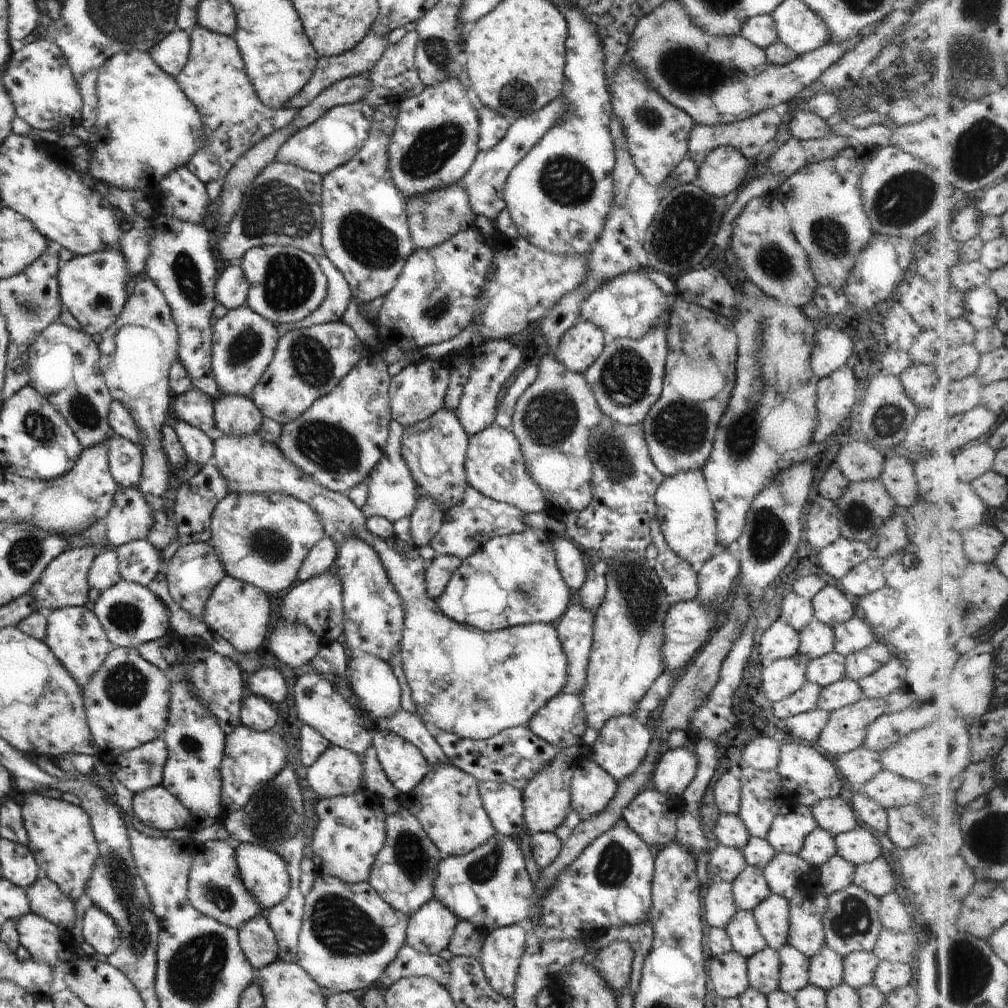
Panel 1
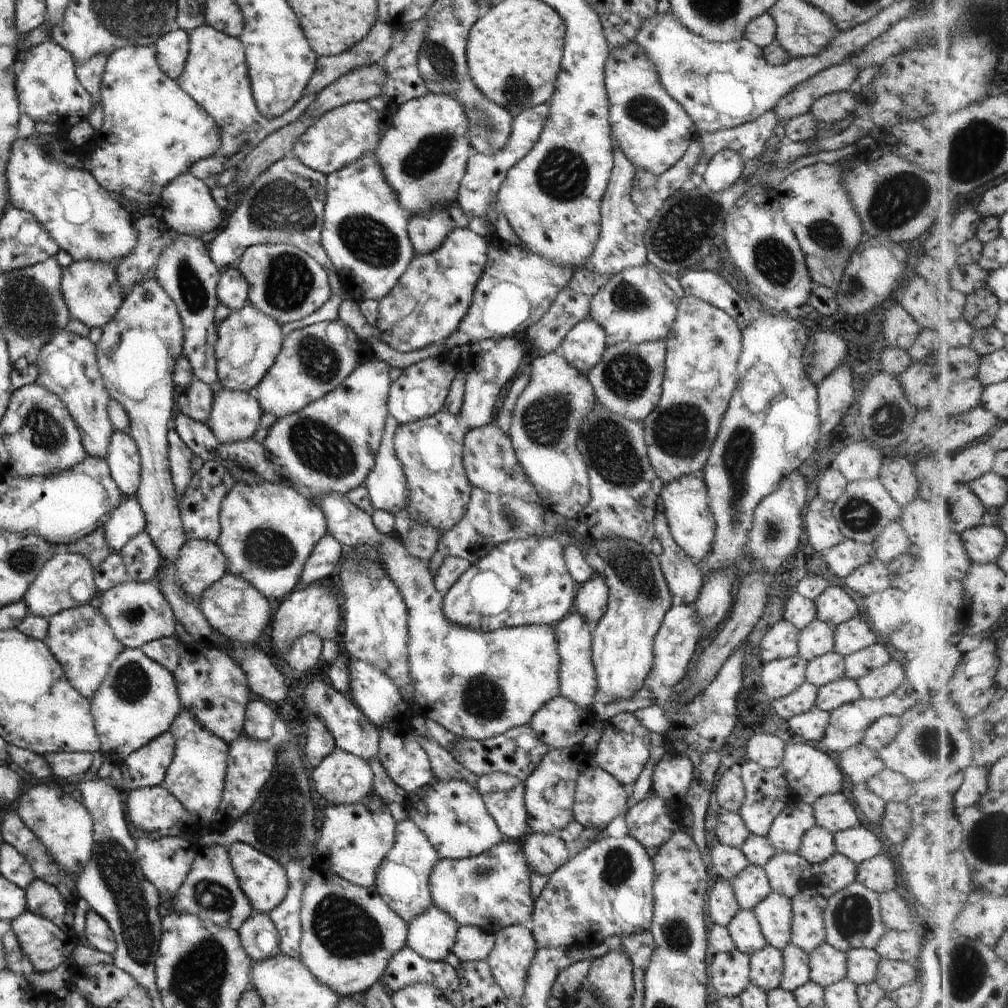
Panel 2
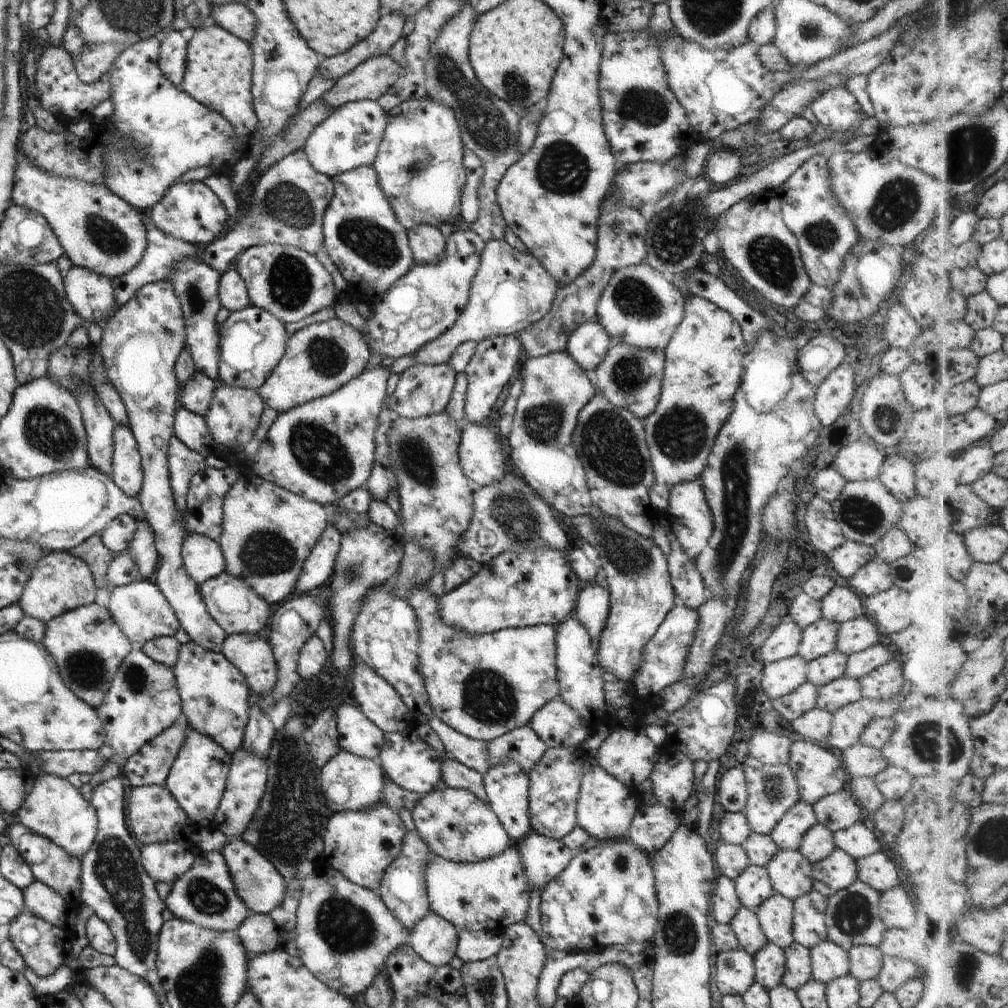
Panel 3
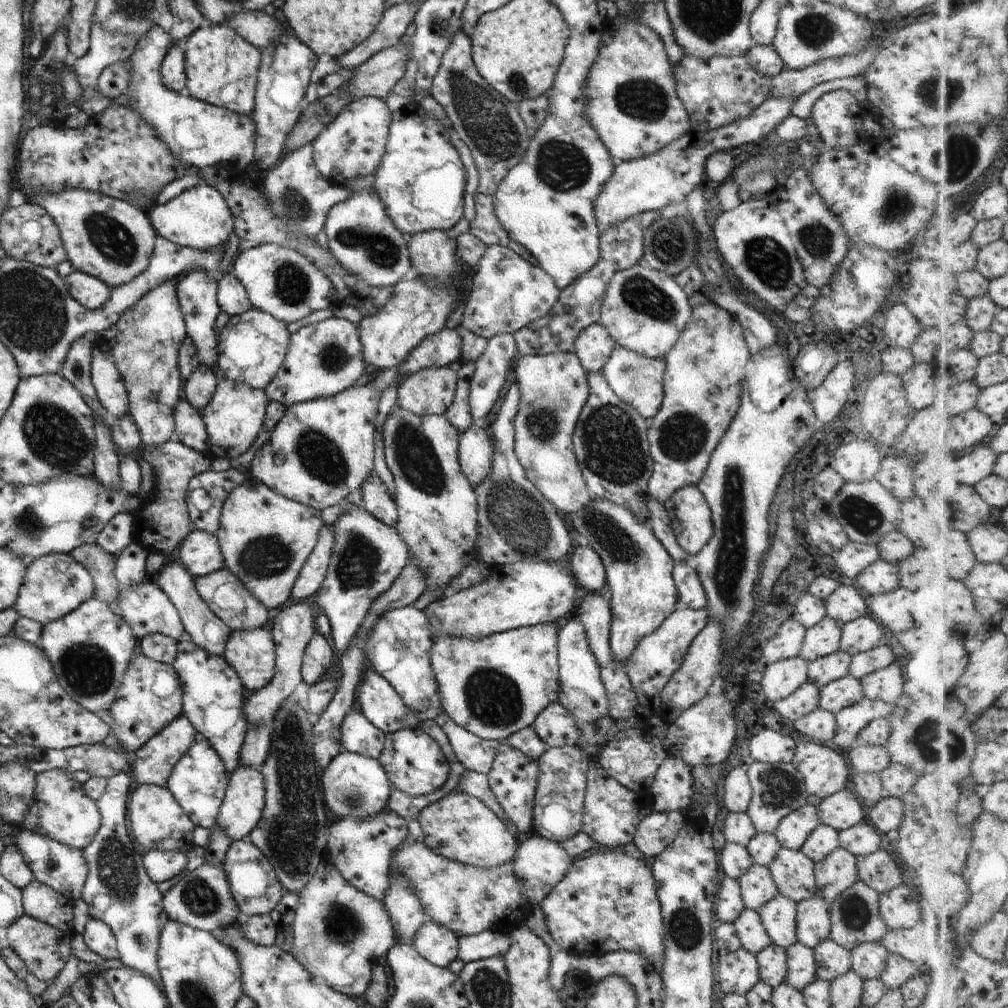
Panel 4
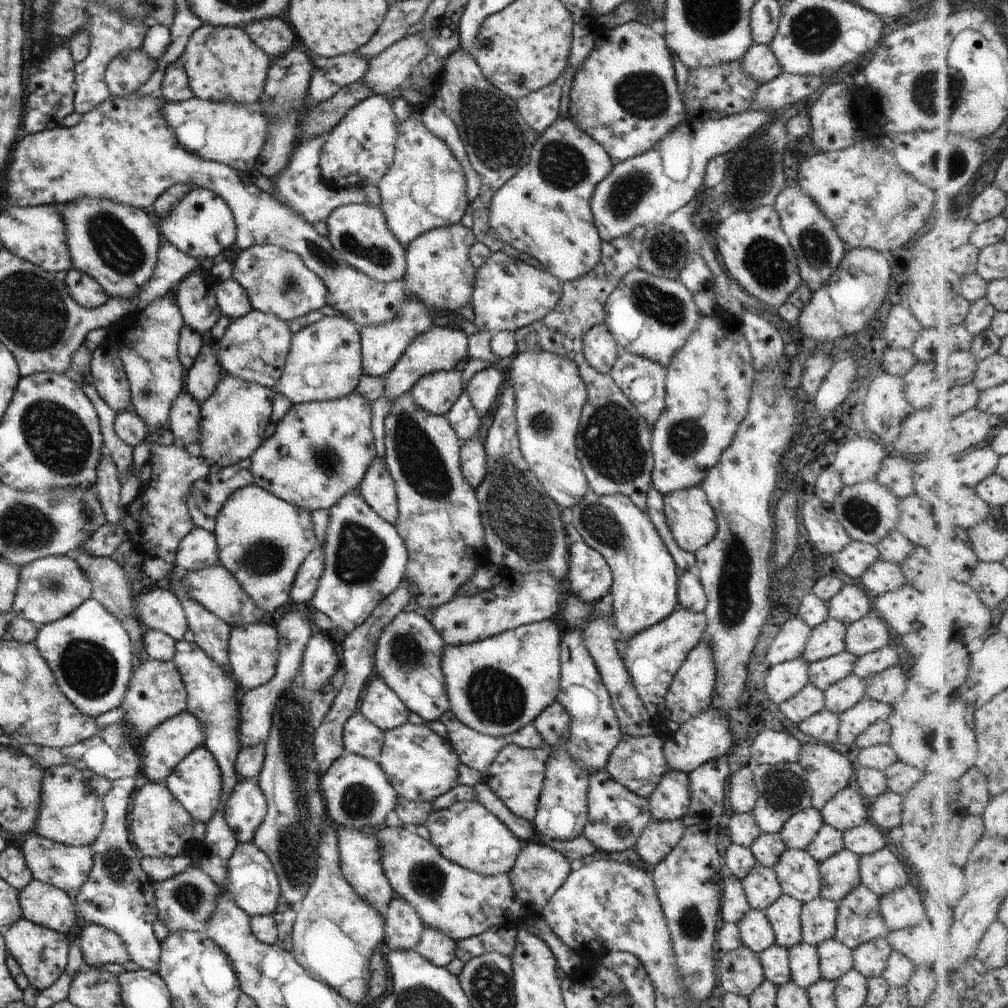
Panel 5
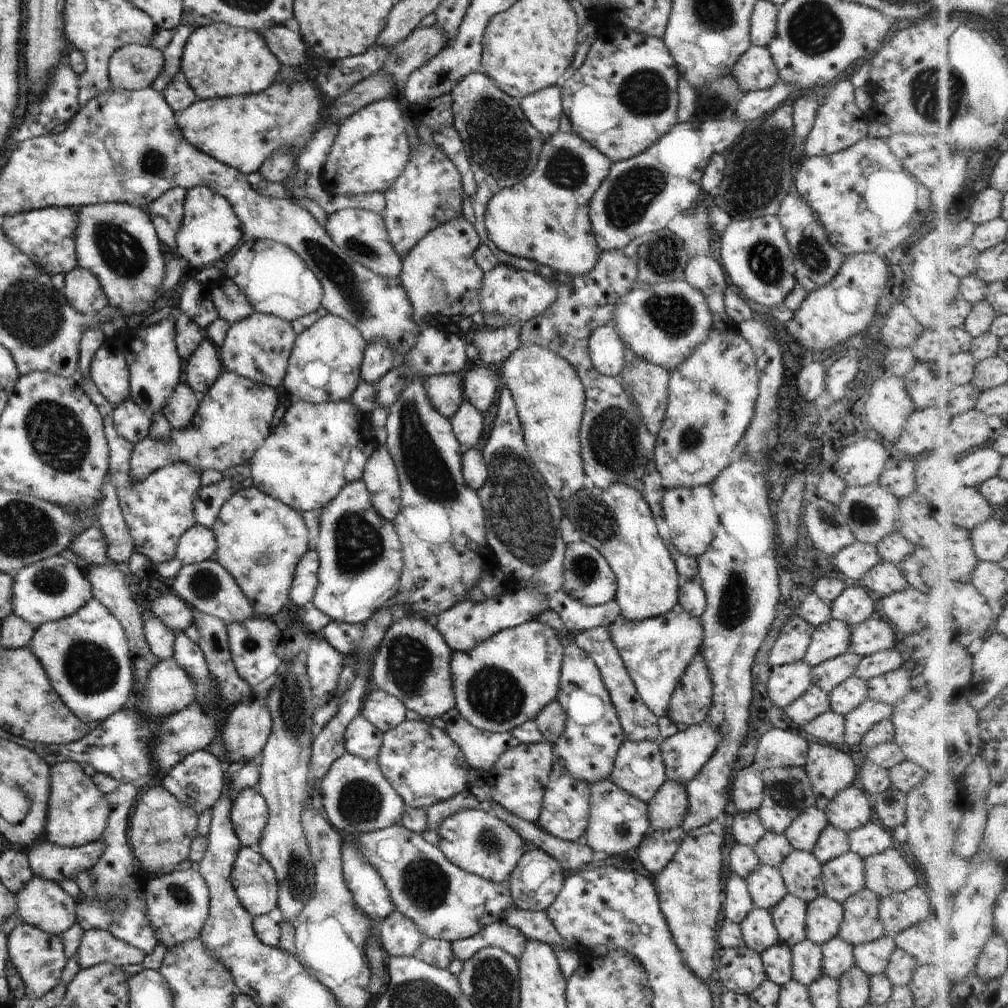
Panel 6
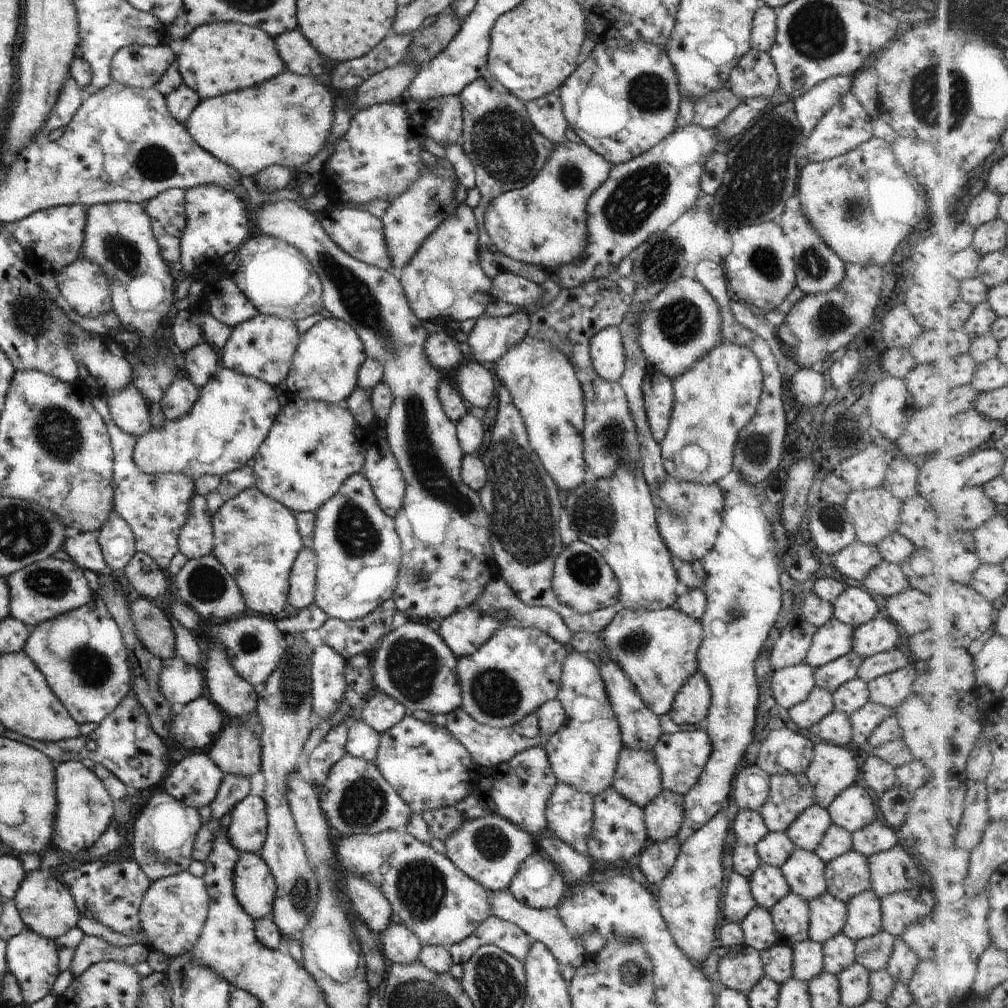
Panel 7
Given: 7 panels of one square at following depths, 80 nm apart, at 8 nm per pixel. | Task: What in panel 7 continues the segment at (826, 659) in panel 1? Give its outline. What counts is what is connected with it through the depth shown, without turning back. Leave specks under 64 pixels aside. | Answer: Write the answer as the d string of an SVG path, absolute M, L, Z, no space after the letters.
M852 650L820 668L813 669L815 683L832 694L837 688L840 688L841 684L857 677L863 660L863 657Z

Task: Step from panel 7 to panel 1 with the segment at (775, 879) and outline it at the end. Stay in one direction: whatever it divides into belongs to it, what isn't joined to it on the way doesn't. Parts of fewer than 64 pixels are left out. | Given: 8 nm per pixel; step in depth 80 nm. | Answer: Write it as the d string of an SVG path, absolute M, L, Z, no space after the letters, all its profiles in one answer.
M752 866L744 868L731 883L731 888L736 907L744 911L754 911L773 894L764 879L763 872Z

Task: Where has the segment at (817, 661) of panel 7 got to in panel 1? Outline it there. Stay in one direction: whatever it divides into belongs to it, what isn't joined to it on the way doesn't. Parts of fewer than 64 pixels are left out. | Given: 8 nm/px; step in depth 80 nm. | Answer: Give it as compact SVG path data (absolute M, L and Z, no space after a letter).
M814 618L800 633L799 654L816 659L834 651L834 632L832 628Z

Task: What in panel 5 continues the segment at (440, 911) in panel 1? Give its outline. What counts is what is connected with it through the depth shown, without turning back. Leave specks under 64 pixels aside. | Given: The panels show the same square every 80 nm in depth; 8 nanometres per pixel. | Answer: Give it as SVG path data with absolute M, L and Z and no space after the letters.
M426 926L422 930L415 952L435 966L446 967L456 958L455 950L456 941L452 940L450 936L438 932L436 928Z

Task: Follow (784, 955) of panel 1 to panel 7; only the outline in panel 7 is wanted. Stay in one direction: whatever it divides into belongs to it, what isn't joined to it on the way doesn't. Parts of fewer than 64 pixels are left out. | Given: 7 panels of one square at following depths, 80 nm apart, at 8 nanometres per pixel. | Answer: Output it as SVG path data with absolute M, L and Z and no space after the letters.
M804 939L790 946L793 952L793 978L807 983L822 971L823 946L816 941Z

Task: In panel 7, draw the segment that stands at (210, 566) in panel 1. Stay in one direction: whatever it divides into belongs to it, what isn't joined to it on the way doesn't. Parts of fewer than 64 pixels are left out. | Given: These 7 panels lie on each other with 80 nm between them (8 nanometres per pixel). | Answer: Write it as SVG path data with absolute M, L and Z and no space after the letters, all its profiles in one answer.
M195 494L189 506L189 515L179 534L179 552L190 559L199 559L210 555L214 540L211 514L208 501L202 495Z

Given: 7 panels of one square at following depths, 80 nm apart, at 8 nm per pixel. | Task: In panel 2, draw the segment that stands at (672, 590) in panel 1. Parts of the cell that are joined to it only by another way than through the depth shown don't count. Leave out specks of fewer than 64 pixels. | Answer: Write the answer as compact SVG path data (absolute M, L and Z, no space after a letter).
M662 511L654 520L654 538L662 546L662 556L658 558L658 564L670 593L682 598L684 604L695 605L704 584L702 570L674 543Z

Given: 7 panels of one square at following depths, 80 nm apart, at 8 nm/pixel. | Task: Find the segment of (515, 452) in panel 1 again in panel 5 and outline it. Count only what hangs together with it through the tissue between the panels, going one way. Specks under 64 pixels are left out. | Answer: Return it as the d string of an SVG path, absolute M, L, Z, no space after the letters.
M479 435L472 436L462 442L460 448L460 467L464 480L472 486L478 488L484 481L487 472L487 455L484 442L479 439Z

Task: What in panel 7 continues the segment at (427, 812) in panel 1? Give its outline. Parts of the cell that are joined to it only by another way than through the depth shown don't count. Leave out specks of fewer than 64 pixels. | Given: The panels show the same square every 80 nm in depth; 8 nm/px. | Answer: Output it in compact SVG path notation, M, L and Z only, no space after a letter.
M500 814L486 815L465 821L444 842L445 855L472 880L479 882L491 892L508 889L522 861L538 852L532 836L520 830Z

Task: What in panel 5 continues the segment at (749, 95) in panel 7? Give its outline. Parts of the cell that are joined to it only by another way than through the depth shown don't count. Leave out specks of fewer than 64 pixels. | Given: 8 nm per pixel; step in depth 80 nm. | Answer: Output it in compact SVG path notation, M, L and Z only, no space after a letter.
M753 44L748 48L744 57L740 60L740 66L748 76L752 76L754 82L762 85L774 80L782 73L782 68L776 60L769 46Z

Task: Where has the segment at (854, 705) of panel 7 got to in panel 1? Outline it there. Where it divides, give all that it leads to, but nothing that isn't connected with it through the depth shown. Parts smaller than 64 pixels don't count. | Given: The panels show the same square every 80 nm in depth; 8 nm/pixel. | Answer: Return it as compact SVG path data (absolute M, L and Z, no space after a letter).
M845 677L843 680L823 688L822 692L820 692L818 707L830 714L863 699L865 699L865 694L857 682Z

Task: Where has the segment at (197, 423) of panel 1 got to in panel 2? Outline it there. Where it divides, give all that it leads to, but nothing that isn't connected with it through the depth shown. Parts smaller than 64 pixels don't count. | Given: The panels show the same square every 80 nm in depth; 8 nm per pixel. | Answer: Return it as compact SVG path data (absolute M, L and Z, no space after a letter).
M193 379L188 386L176 393L176 411L196 422L207 424L210 418L214 393L208 384Z

